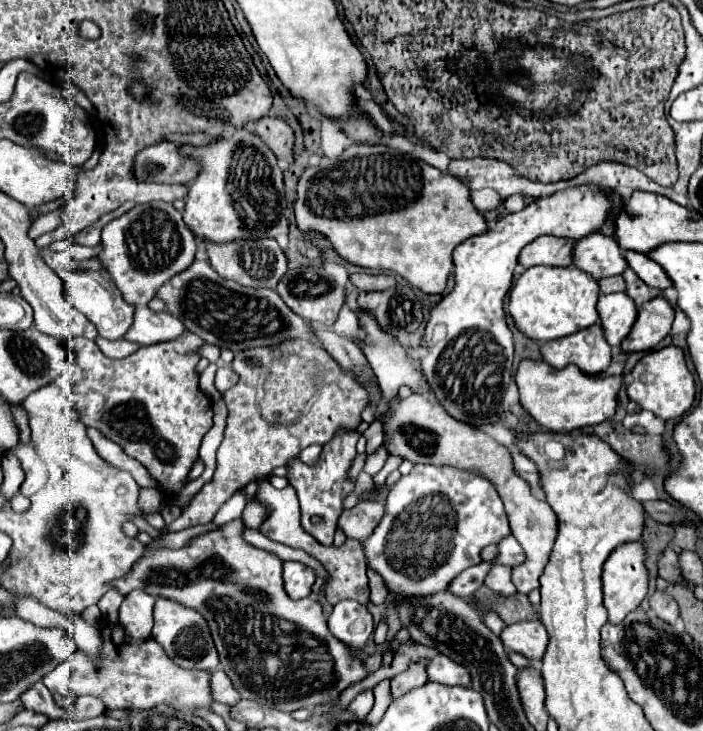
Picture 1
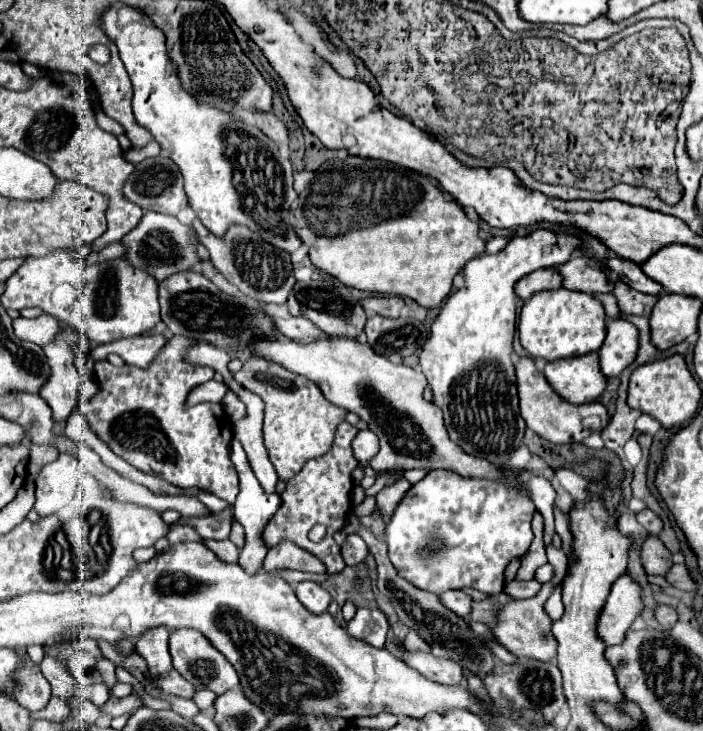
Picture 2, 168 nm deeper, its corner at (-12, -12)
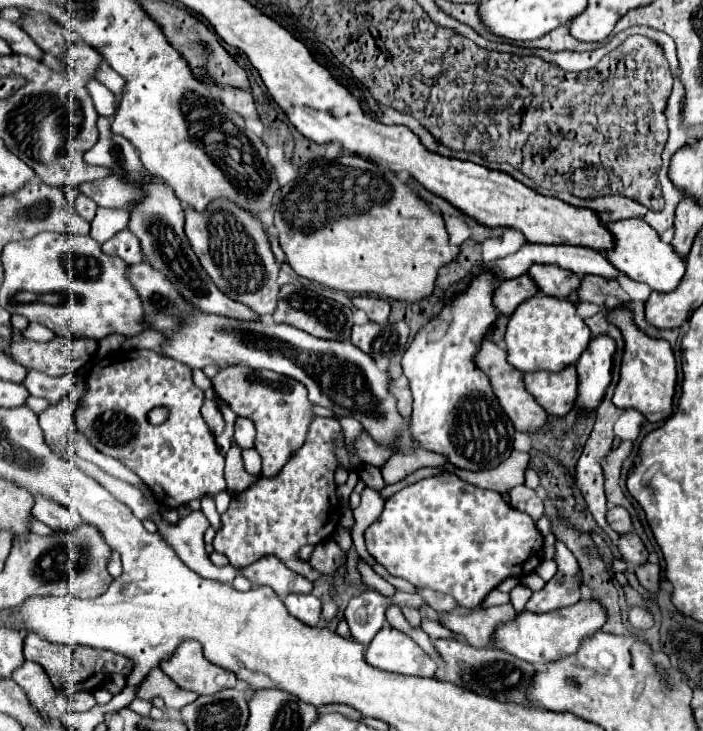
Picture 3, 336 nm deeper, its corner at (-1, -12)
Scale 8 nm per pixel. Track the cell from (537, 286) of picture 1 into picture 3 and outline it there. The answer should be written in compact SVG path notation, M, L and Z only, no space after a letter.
M537 294L525 300L511 316L505 332L509 364L513 364L521 372L533 370L549 370L557 372L565 366L571 366L579 360L581 352L587 348L591 340L591 330L585 320L577 314L577 308L569 300L561 300L555 296Z

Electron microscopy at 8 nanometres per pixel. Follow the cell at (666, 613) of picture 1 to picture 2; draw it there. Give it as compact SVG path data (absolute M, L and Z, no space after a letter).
M658 604L656 606L656 610L654 610L654 616L656 616L656 620L662 624L662 628L672 628L676 622L678 622L678 614L676 614L676 610L672 608L672 606L662 606L662 604Z

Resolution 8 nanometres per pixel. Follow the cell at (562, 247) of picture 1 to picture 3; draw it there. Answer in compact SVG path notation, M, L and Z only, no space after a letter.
M523 274L513 280L501 280L501 284L495 288L493 304L499 312L503 312L505 316L511 316L523 300L533 298L537 292L539 292L539 288L531 280L531 276Z

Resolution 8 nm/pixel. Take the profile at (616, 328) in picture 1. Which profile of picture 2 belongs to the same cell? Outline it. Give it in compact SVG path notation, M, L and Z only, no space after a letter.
M612 320L606 332L606 340L598 350L600 370L606 378L616 378L636 358L638 330L626 320Z

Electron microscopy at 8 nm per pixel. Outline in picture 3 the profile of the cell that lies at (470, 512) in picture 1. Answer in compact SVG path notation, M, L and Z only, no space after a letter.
M447 472L423 478L387 498L379 520L365 530L365 544L369 554L391 576L405 578L415 588L431 588L443 594L451 594L465 608L479 606L503 578L521 578L533 572L543 560L543 536L539 534L529 514L505 504L499 492L473 486Z

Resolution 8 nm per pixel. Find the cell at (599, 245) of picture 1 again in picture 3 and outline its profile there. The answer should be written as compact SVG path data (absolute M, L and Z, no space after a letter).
M533 264L527 272L535 284L539 286L541 292L547 296L557 296L557 298L567 298L571 292L577 290L579 276L571 274L565 268L559 268L555 264Z

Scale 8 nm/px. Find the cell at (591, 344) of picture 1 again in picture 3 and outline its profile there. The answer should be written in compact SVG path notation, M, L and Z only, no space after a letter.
M565 368L565 372L529 372L523 374L527 390L547 410L549 416L563 418L577 398L577 370Z

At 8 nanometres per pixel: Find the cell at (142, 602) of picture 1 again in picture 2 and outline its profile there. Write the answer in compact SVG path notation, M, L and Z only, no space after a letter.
M156 628L154 632L146 632L140 640L136 640L136 652L148 662L152 678L164 678L172 670L168 634L170 632L166 628Z

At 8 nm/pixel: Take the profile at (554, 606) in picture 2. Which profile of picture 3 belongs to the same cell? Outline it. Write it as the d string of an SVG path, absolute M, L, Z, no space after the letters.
M559 540L555 544L555 558L557 562L557 574L537 592L533 592L533 596L529 598L525 610L529 612L539 612L539 608L543 608L541 612L553 612L553 608L563 608L563 606L571 606L579 600L579 564L575 560L575 556L571 554L571 550Z

